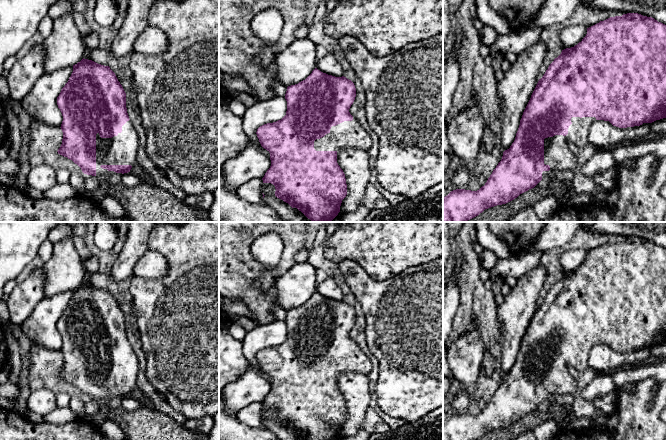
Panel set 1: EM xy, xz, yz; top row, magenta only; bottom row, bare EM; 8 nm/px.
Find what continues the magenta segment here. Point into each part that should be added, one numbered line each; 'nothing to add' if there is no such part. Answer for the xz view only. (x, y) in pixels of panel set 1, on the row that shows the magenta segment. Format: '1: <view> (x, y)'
1: xz (349, 134)

